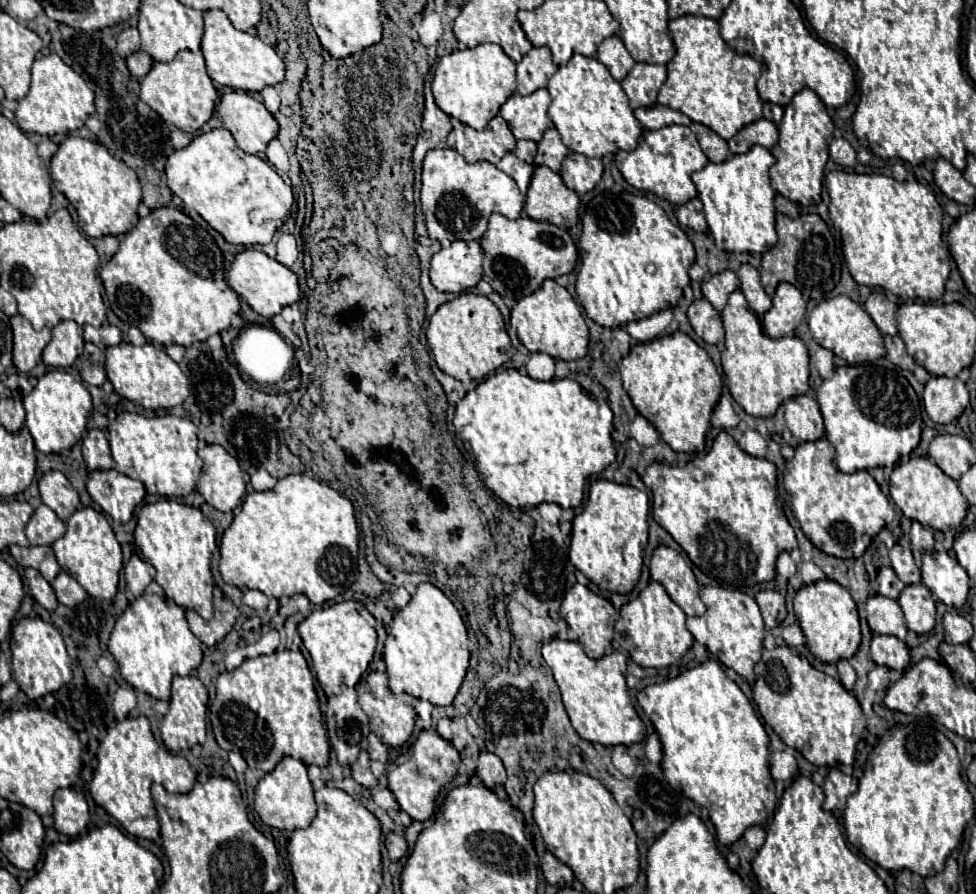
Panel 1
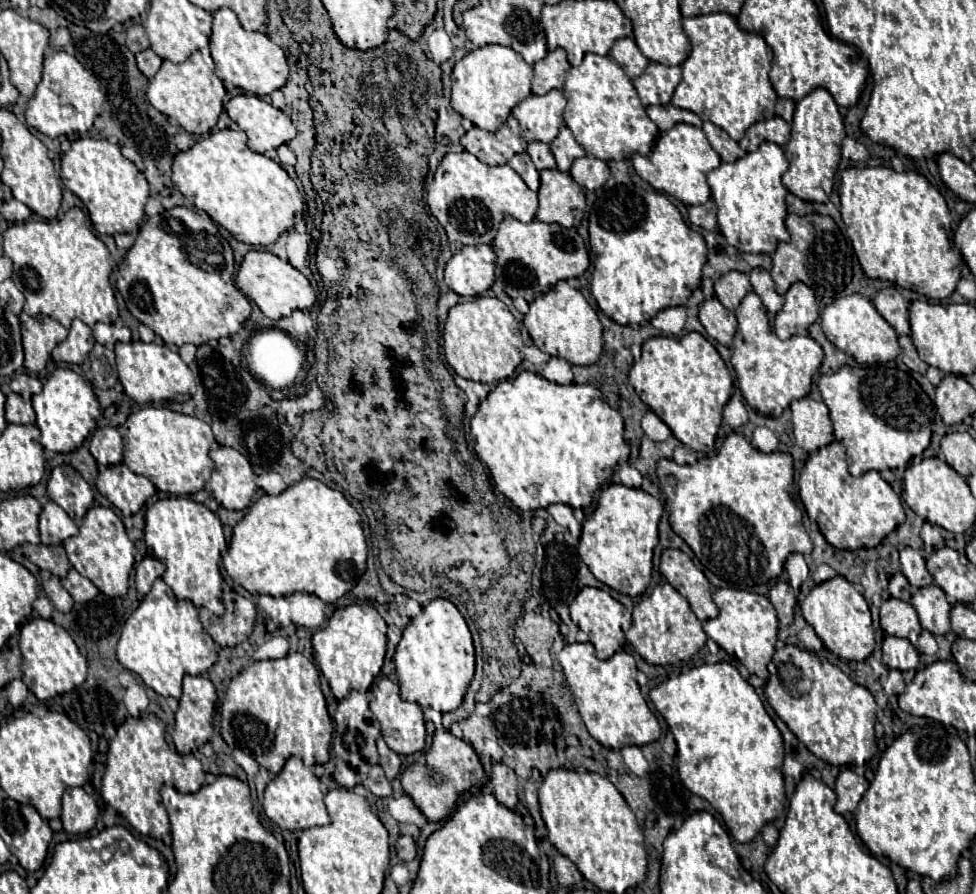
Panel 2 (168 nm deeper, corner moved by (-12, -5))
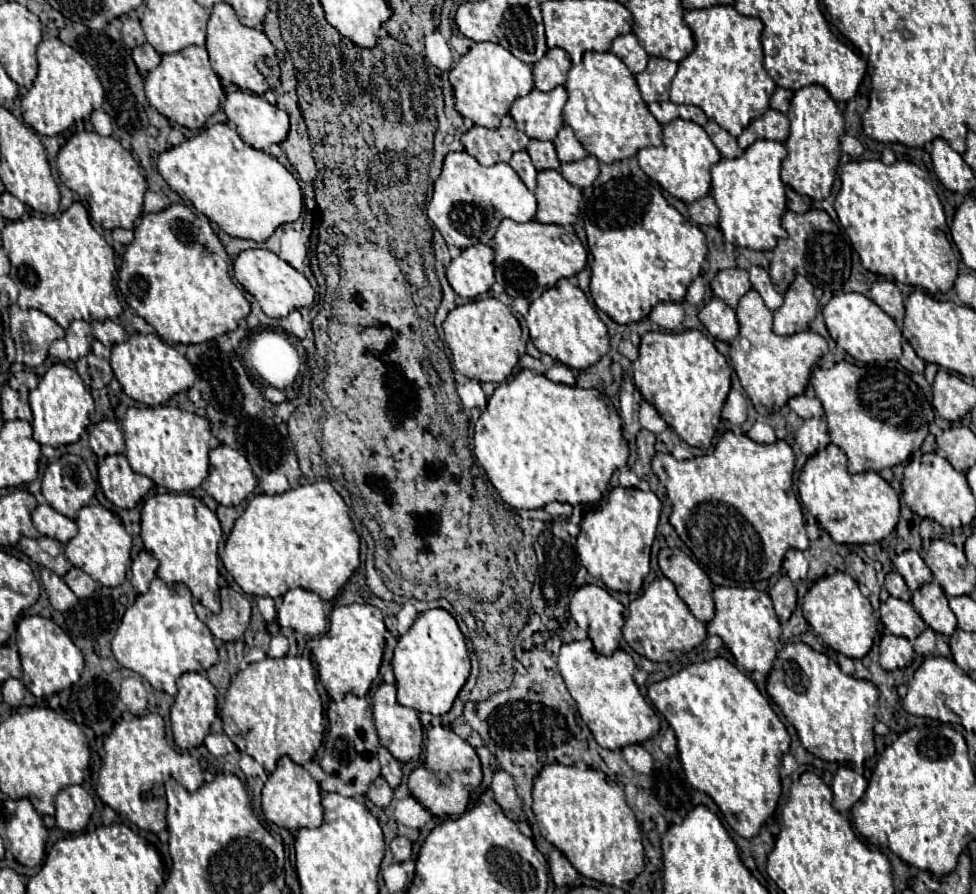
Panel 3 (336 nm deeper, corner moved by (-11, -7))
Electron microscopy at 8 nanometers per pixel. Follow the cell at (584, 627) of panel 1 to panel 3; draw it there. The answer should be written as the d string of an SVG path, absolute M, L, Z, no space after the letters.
M582 585L570 599L570 617L577 623L587 621L587 634L594 649L610 657L622 641L624 605L598 585Z

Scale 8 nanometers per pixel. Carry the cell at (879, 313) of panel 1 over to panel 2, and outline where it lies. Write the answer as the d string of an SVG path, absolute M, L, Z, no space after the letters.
M895 287L881 289L873 299L875 309L881 313L881 317L897 331L897 335L909 335L909 317L907 309L909 303L901 297L901 293Z

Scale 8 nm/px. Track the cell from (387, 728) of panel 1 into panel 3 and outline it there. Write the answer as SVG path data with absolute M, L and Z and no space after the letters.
M382 683L373 695L372 709L378 739L390 751L390 755L402 763L418 759L420 751L422 751L422 737L424 737L422 725L418 719L418 711L414 711L410 707L402 707L396 703L396 685Z

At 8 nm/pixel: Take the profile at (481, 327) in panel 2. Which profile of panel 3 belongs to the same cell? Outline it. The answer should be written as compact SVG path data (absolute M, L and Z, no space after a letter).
M484 297L452 309L444 321L444 337L452 351L456 369L468 379L502 383L520 359L520 323L514 313L498 299Z

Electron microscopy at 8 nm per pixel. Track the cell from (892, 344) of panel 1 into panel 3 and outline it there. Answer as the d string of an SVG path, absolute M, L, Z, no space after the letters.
M907 341L903 342L902 355L899 358L899 363L911 373L922 373L924 371L924 361L918 359L912 353L912 346Z

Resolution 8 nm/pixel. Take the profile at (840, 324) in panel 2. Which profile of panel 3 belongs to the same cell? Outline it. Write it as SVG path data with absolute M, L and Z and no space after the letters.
M862 293L834 295L822 309L830 337L860 363L890 361L902 355L902 333L892 317L888 317L870 297Z

